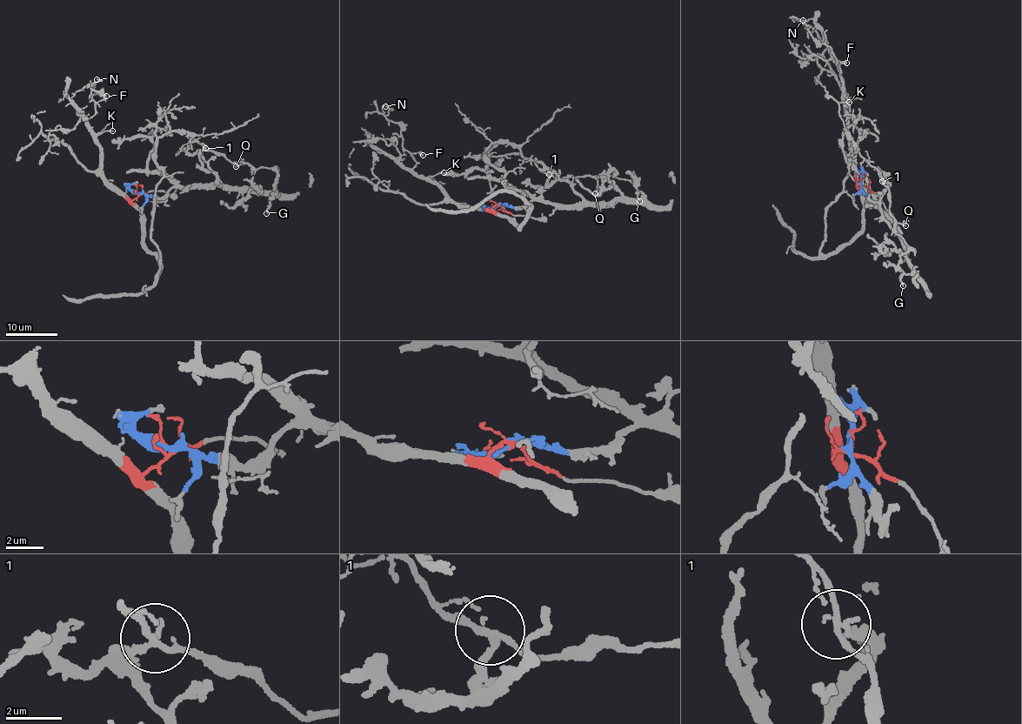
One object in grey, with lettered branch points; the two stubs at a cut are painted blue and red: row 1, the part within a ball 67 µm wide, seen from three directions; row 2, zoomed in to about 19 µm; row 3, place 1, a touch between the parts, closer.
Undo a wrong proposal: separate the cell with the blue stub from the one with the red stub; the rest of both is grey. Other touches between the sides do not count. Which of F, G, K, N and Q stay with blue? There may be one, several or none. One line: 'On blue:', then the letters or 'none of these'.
On blue: G

